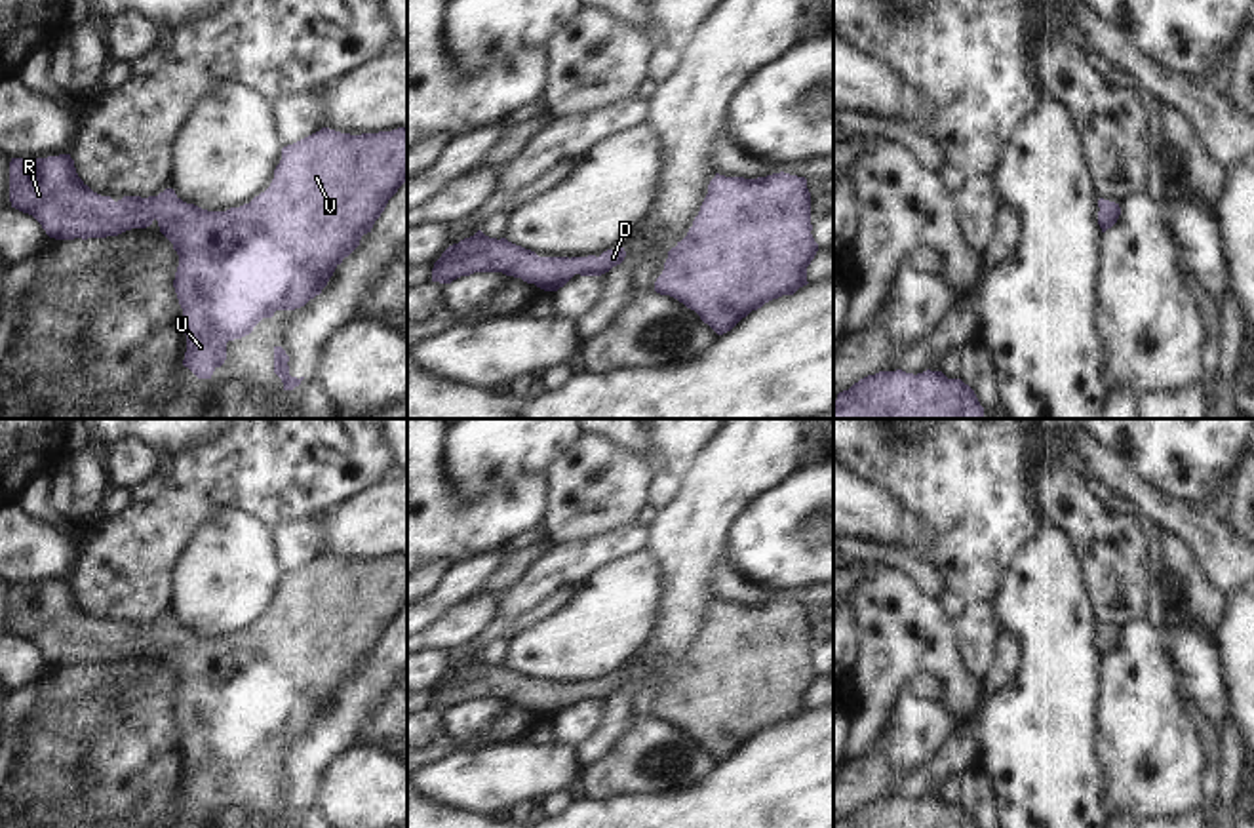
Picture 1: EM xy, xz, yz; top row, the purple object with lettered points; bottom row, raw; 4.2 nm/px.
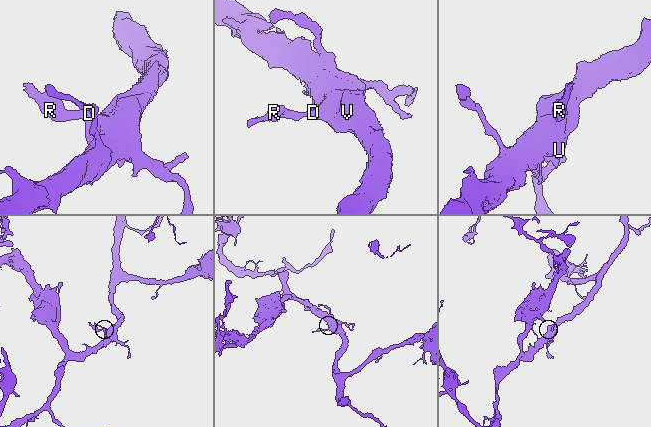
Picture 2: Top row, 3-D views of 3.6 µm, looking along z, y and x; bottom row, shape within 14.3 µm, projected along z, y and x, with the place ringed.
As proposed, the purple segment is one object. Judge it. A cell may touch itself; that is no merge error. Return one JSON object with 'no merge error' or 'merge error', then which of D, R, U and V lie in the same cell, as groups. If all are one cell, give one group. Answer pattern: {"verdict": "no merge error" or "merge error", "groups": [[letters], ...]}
{"verdict": "no merge error", "groups": [["D", "R", "U", "V"]]}

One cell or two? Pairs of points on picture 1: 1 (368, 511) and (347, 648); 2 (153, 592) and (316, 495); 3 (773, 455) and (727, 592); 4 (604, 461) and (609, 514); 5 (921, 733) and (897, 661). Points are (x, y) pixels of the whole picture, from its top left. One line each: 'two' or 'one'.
1: two
2: one
3: two
4: one
5: two

